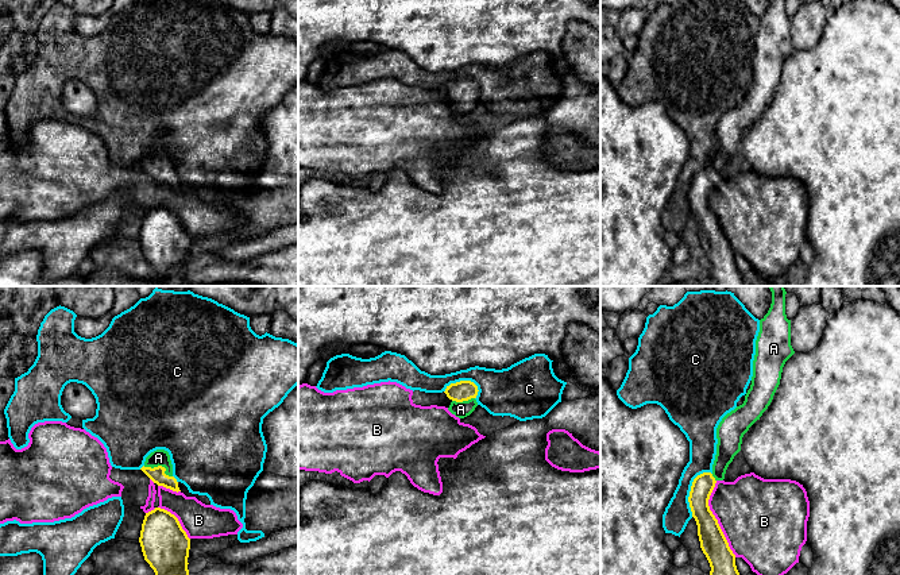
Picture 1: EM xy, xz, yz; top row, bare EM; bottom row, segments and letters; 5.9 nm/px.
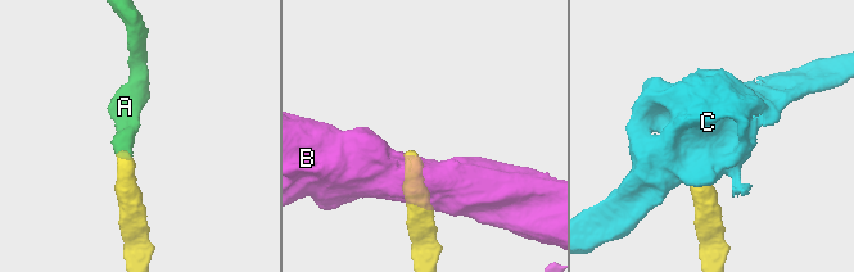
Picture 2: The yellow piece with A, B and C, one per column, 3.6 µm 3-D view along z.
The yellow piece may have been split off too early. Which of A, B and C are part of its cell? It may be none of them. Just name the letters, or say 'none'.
A

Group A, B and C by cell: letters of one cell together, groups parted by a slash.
A / B / C

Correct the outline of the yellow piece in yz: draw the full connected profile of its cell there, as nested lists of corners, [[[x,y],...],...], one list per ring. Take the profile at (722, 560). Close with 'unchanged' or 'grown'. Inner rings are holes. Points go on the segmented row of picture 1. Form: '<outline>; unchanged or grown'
[[[768,286],[772,304],[760,320],[756,340],[752,385],[742,405],[727,413],[716,428],[716,455],[711,472],[698,475],[691,486],[688,502],[698,525],[700,548],[706,555],[710,575],[739,575],[735,555],[708,506],[710,495],[718,481],[741,451],[742,437],[760,420],[770,405],[780,385],[785,362],[795,354],[791,346],[791,320],[785,314],[784,286]]]; grown

